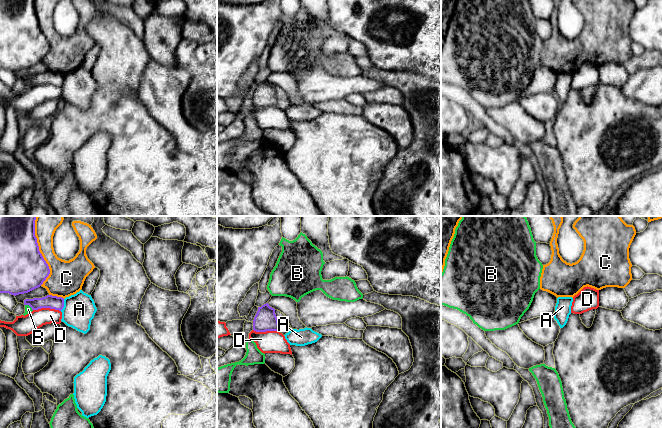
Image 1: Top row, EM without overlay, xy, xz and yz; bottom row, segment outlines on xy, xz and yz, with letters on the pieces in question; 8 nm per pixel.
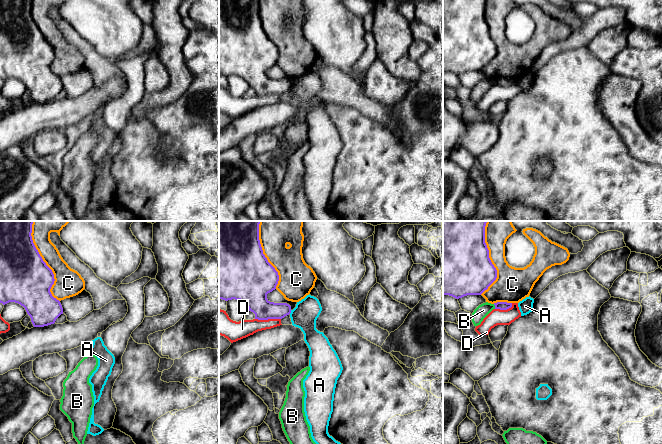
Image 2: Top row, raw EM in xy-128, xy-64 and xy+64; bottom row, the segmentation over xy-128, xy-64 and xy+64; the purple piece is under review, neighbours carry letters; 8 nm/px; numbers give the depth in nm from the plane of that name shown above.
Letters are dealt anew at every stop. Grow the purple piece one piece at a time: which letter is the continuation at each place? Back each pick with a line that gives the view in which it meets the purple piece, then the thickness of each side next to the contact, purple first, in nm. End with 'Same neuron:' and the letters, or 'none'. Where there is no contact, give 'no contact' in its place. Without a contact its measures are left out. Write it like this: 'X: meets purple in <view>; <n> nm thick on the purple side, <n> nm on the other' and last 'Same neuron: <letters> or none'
Same neuron: none

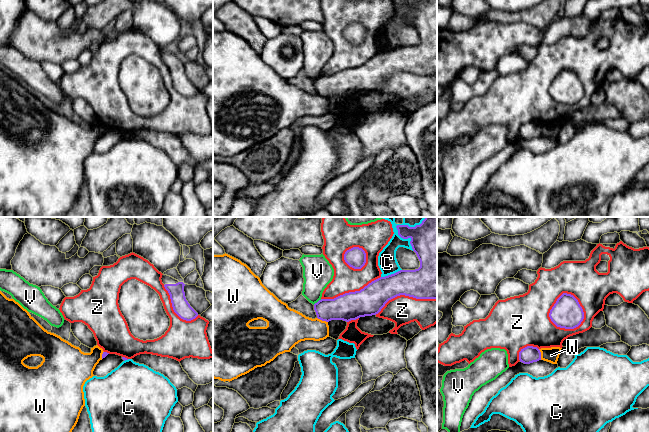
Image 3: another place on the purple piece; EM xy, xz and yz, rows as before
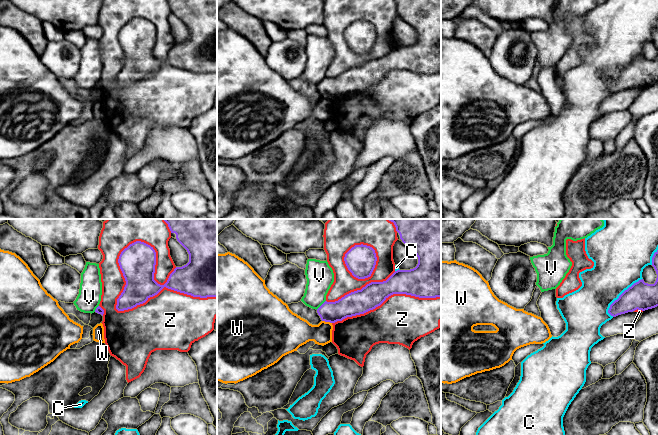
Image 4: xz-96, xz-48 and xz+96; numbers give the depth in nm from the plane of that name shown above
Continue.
Same neuron: none

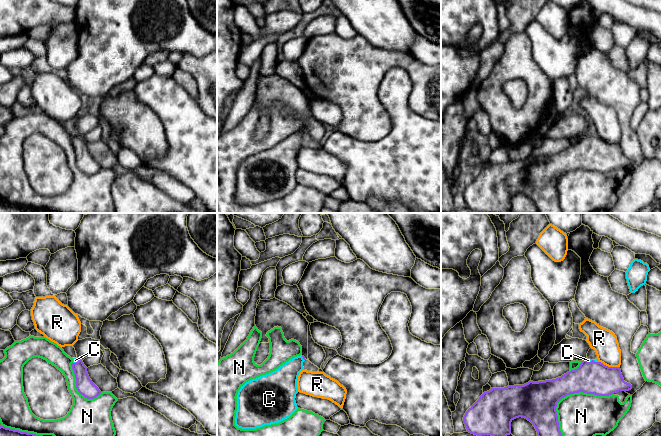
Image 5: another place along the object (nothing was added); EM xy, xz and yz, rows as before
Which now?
C: meets purple in yz; 260 nm thick on the purple side, 20 nm on the other
Same neuron: C

